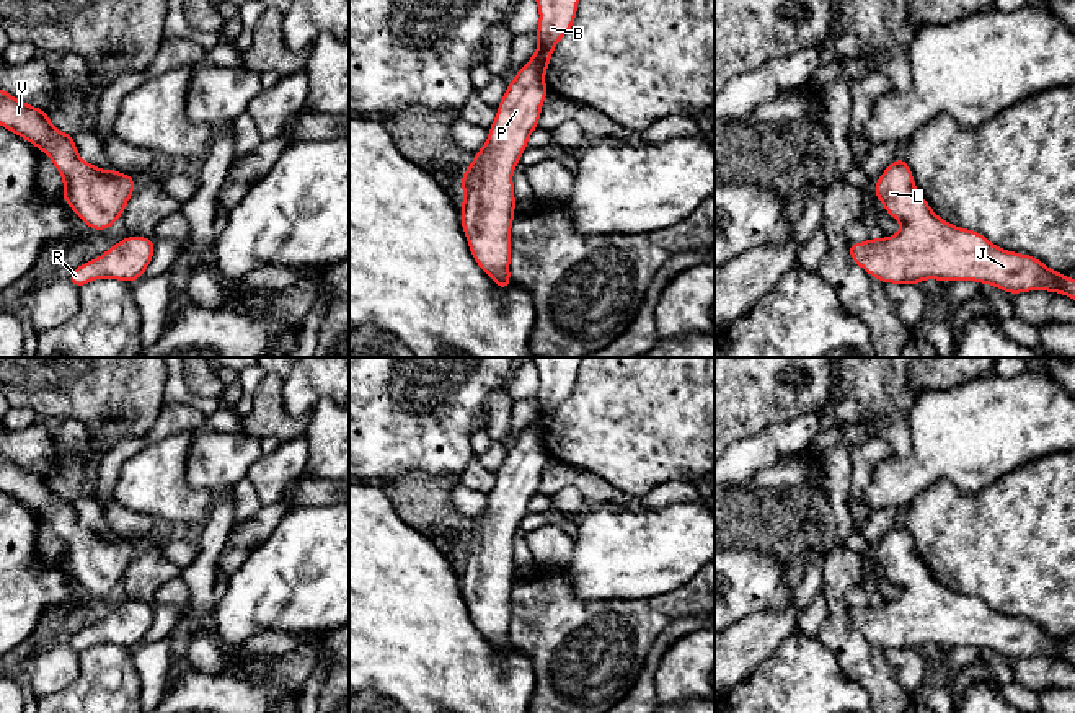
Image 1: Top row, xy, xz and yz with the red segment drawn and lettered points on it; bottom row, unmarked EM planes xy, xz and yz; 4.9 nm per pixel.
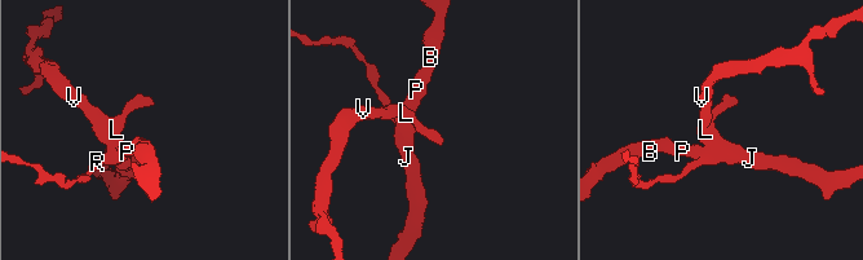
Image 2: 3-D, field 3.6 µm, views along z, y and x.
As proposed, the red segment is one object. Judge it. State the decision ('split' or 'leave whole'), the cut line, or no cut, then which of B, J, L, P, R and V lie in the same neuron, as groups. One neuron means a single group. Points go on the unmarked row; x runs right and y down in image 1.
leave whole; cut none; groups B J L P R V

